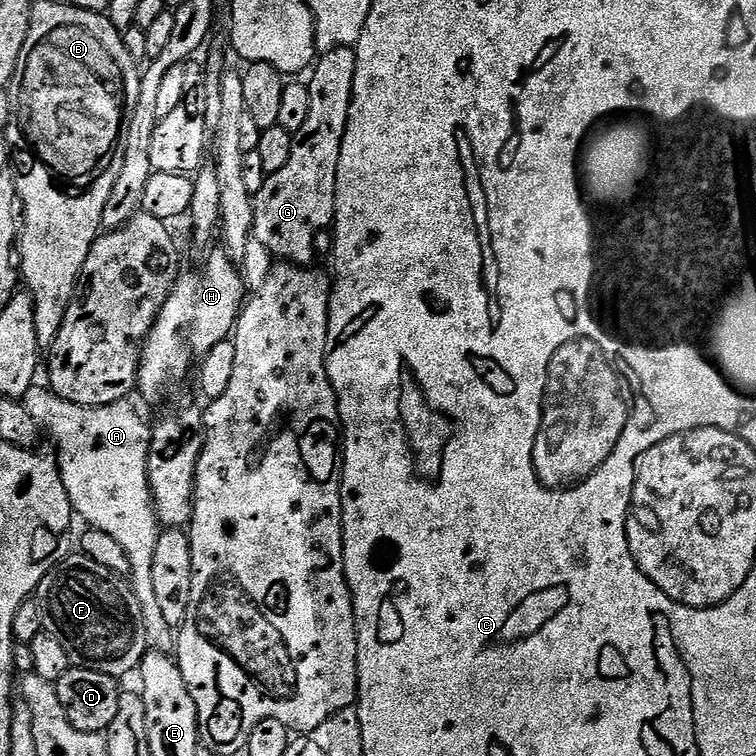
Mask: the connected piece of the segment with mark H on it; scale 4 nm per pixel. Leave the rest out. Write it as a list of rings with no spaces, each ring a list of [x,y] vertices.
[[[216,251],[207,257],[209,260],[201,272],[184,270],[177,275],[172,292],[166,298],[144,344],[144,352],[140,355],[138,392],[152,404],[162,403],[187,378],[197,358],[203,358],[207,352],[214,350],[214,346],[218,346],[218,342],[233,335],[246,303],[246,289],[241,269],[227,252]]]

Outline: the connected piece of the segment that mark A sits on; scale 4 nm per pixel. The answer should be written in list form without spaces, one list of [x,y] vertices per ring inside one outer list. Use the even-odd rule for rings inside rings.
[[[40,382],[32,384],[30,390],[26,390],[22,402],[26,410],[30,410],[36,423],[47,435],[49,432],[56,443],[54,452],[58,457],[60,477],[72,502],[73,513],[79,519],[81,516],[88,528],[97,528],[110,534],[110,538],[114,538],[114,542],[118,542],[118,546],[126,550],[131,566],[130,583],[142,606],[149,645],[161,652],[171,653],[174,648],[174,629],[162,616],[162,606],[158,606],[158,597],[154,594],[154,550],[158,550],[162,528],[158,523],[156,506],[152,503],[152,487],[148,481],[148,455],[152,445],[150,424],[140,417],[140,412],[132,405],[131,399],[110,402],[106,406],[78,406],[74,402],[66,402],[51,387]]]

